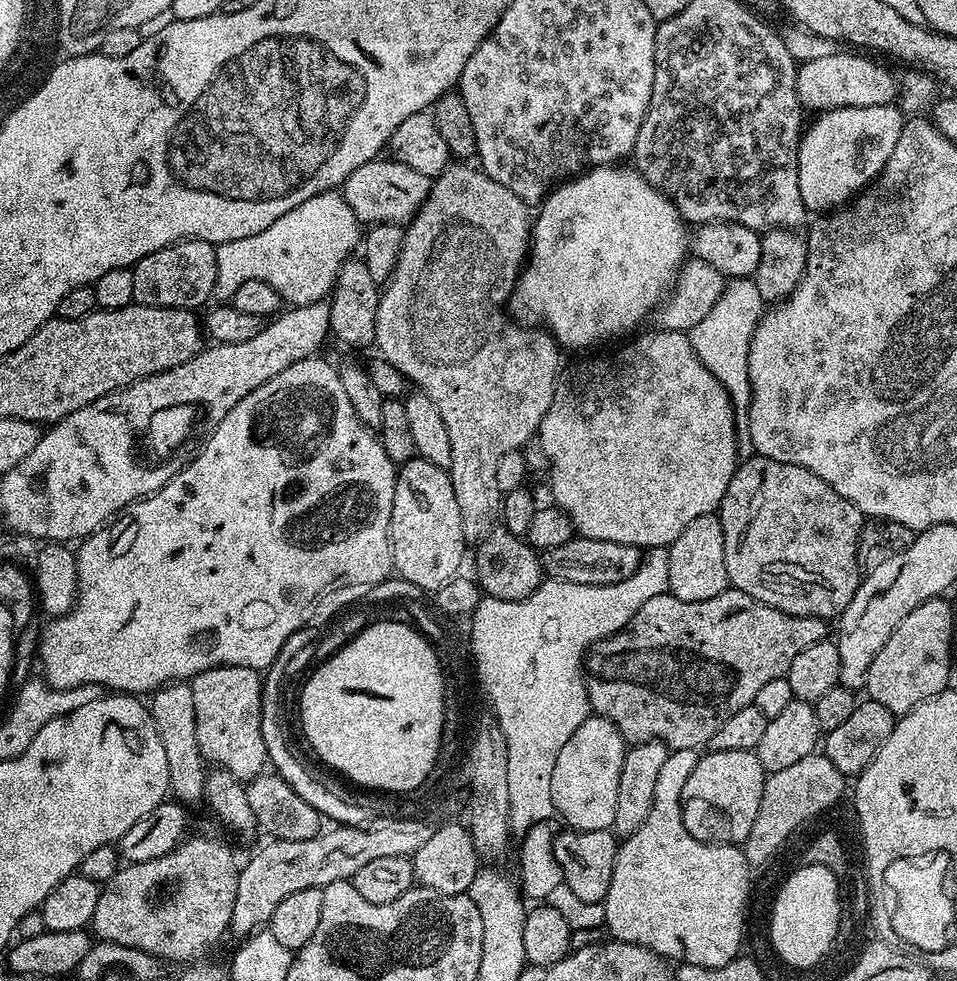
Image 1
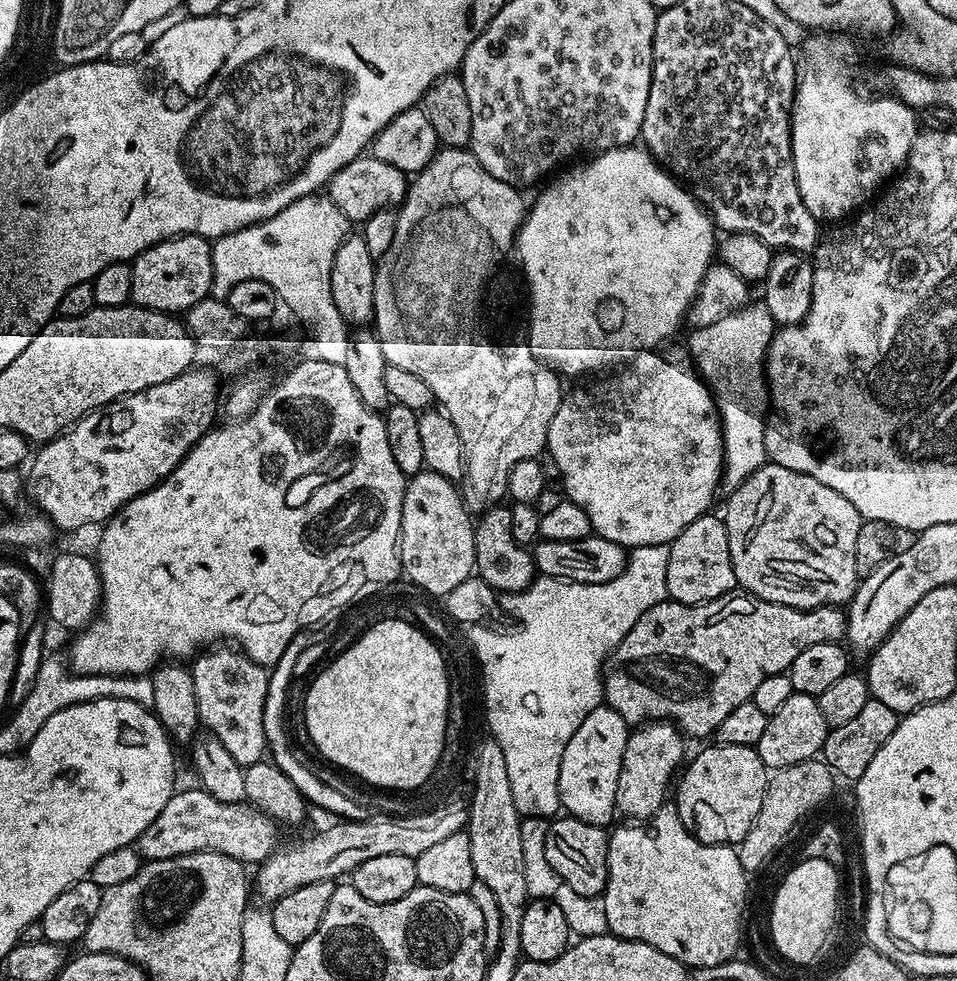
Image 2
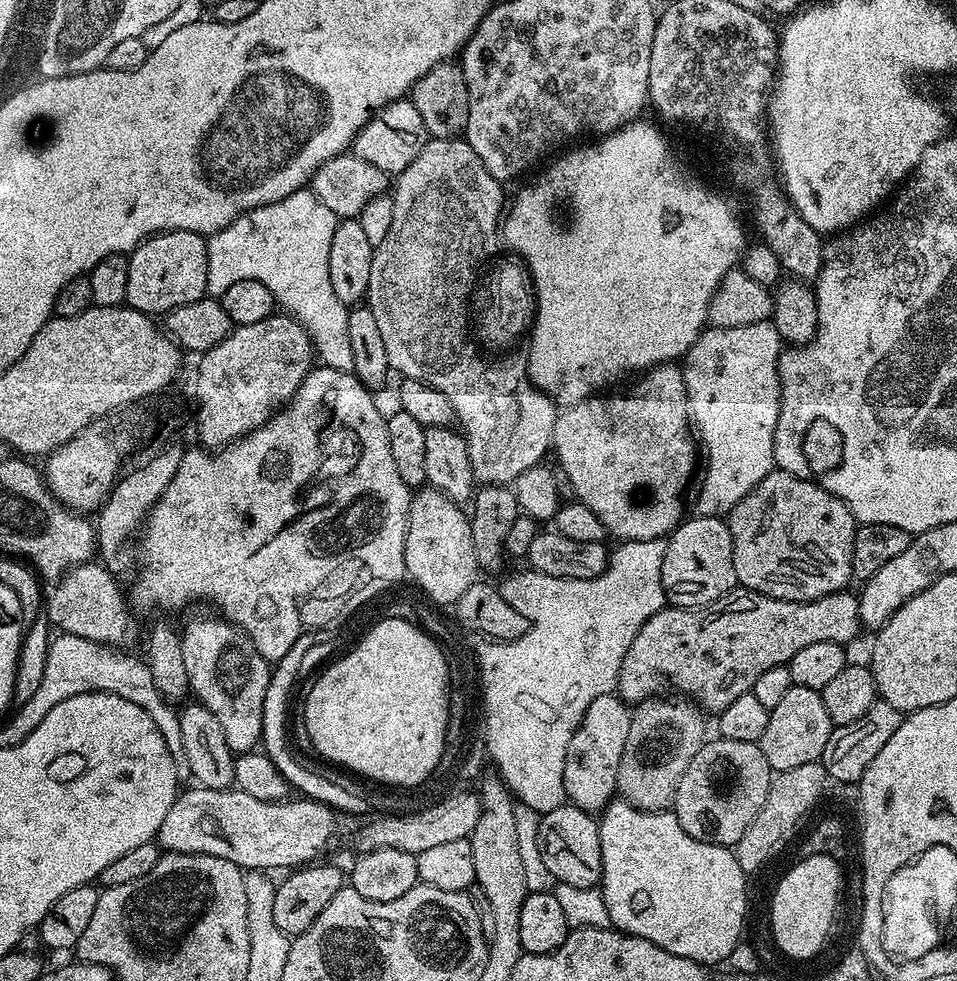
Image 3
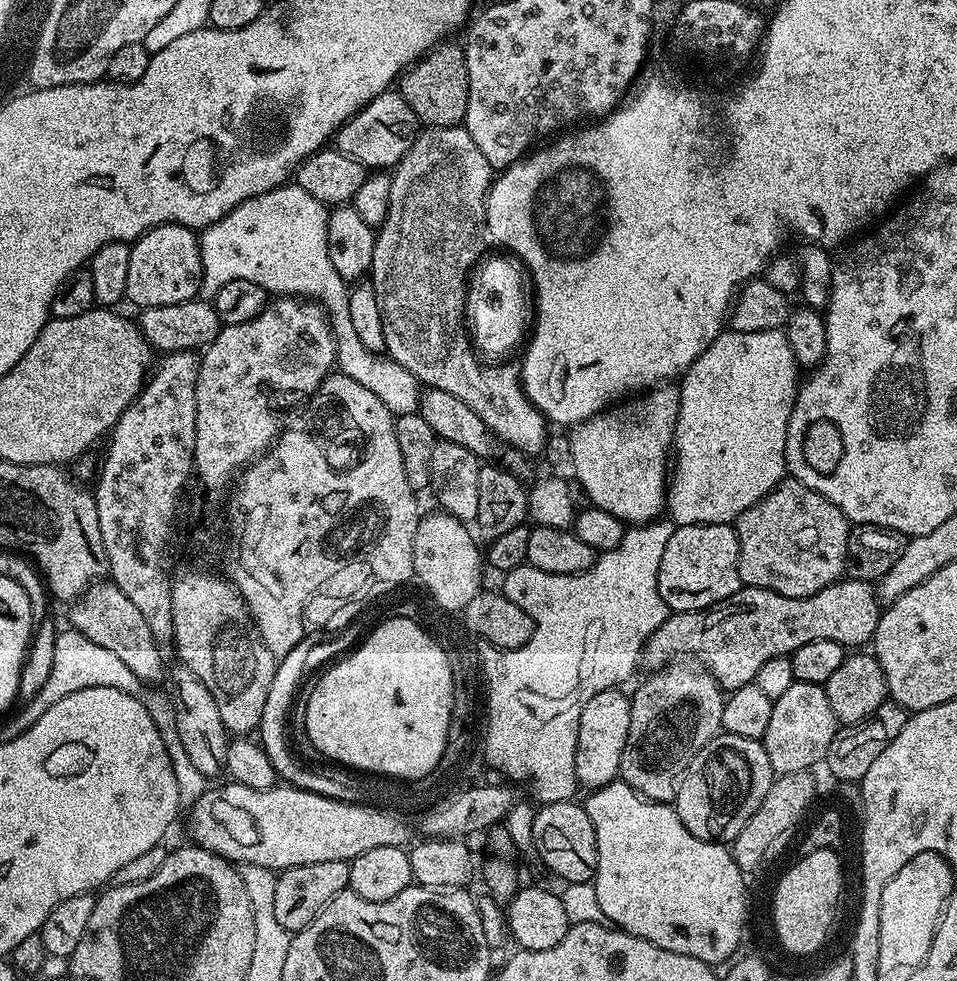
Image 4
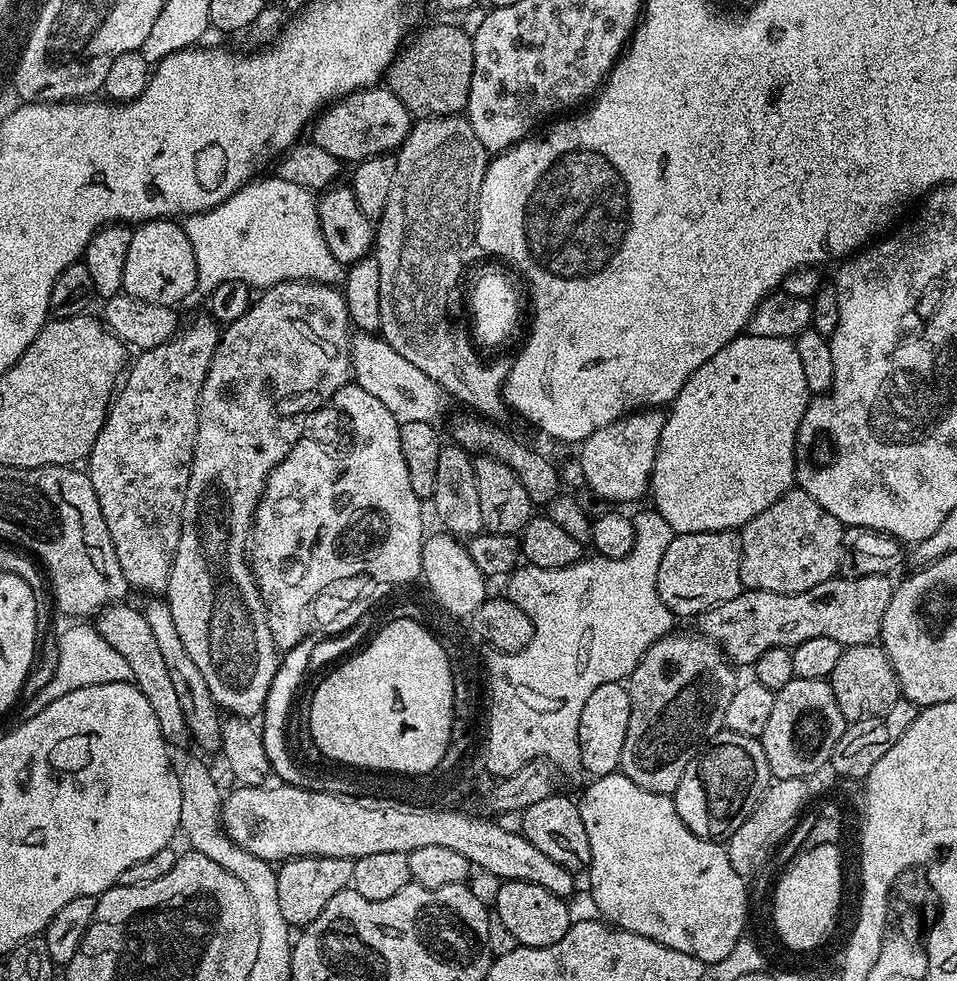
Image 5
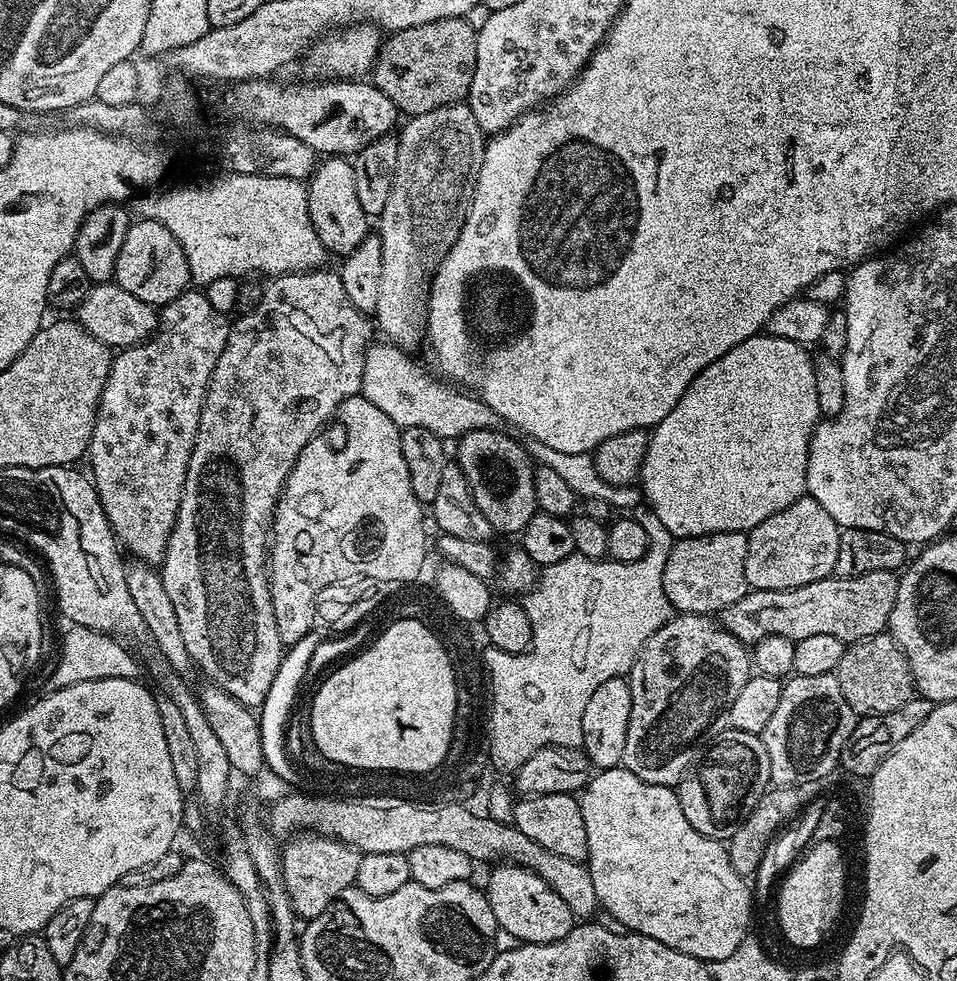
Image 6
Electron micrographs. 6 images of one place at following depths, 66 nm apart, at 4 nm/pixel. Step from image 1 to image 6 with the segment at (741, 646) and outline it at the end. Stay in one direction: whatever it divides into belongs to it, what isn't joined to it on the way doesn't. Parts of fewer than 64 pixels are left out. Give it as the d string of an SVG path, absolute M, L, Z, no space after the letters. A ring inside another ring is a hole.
M875 572L819 580L810 582L810 586L798 586L790 590L749 590L742 598L738 598L738 602L726 606L719 613L718 619L726 631L734 634L734 638L738 638L746 646L756 644L767 636L789 636L798 641L802 638L815 638L817 634L830 634L833 638L851 642L870 638L887 629L890 610L894 610L894 598L898 598L899 586L896 572Z

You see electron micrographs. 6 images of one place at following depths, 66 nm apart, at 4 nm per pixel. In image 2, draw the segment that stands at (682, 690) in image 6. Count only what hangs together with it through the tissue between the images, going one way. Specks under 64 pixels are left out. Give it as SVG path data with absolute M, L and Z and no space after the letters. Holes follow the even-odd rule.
M667 720L645 722L629 735L626 754L622 754L622 770L618 774L616 811L621 817L624 815L629 821L644 822L665 807L667 800L664 799L667 796L669 799L674 777L685 759L684 743L686 740L680 729Z

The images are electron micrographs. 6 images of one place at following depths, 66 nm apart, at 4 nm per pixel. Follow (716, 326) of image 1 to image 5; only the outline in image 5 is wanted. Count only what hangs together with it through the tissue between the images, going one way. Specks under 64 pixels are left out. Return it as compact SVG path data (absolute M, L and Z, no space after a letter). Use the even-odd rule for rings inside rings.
M747 334L735 336L730 343L722 346L722 350L718 350L718 354L714 354L714 358L710 358L710 362L698 366L698 370L690 374L686 386L682 386L682 390L667 409L652 467L650 500L652 496L653 502L656 503L653 504L654 511L662 514L666 522L670 522L672 531L676 534L731 532L743 528L746 522L750 522L750 518L762 514L766 506L772 506L774 502L778 502L778 498L786 495L796 484L796 435L798 426L802 422L802 414L806 414L808 409L809 399L806 370L802 370L802 361L798 358L798 350L792 340L758 338Z

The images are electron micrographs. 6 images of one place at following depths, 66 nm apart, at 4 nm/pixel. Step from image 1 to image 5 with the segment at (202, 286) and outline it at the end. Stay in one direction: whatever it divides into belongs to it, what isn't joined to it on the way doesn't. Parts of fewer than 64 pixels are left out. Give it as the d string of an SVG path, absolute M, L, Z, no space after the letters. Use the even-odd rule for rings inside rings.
M175 219L146 220L133 231L124 271L123 291L127 295L142 302L180 306L191 292L197 291L197 282L194 246L190 246L190 238L186 238L183 227Z

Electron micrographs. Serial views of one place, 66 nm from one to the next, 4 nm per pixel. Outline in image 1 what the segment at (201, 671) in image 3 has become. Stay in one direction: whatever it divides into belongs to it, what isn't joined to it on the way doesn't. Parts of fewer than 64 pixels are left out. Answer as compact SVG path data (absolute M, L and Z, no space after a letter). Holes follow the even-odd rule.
M222 666L193 676L194 718L198 722L198 746L209 765L230 770L234 778L253 780L268 764L266 742L262 738L262 698L264 681L254 668Z

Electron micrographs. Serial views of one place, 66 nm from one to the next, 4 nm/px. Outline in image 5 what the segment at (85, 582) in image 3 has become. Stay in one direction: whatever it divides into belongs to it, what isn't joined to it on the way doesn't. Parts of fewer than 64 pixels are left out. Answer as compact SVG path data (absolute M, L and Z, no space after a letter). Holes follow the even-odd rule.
M128 602L110 604L103 608L95 617L94 627L130 662L132 671L132 683L154 706L154 714L158 714L158 726L162 730L162 738L167 742L169 749L184 748L190 744L186 718L182 714L182 706L178 703L178 694L174 690L174 682L170 679L170 673L166 670L166 661L162 659L158 645L154 642L154 634L150 634L150 626L146 622L143 611L139 607L131 608Z

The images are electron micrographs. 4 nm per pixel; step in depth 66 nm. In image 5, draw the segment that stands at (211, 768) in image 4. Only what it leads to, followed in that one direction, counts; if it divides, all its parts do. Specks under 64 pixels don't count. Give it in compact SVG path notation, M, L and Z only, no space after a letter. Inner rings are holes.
M148 598L142 604L142 611L146 622L150 626L150 634L154 634L154 642L158 645L158 651L162 659L166 661L166 670L170 673L170 679L174 682L174 690L178 694L178 703L182 706L182 714L186 718L189 737L200 748L220 747L220 722L222 719L221 709L216 699L210 694L210 686L206 686L206 677L198 665L190 659L190 653L186 645L182 643L182 637L178 635L178 626L174 623L174 614L170 614L170 606L167 599Z

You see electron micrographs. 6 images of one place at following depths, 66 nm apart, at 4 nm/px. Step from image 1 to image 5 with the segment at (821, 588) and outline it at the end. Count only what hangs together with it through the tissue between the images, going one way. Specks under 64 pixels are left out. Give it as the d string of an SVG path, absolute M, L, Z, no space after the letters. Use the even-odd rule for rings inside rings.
M794 486L739 529L740 573L745 589L794 594L833 579L840 572L844 529L845 525L840 524L834 514Z

